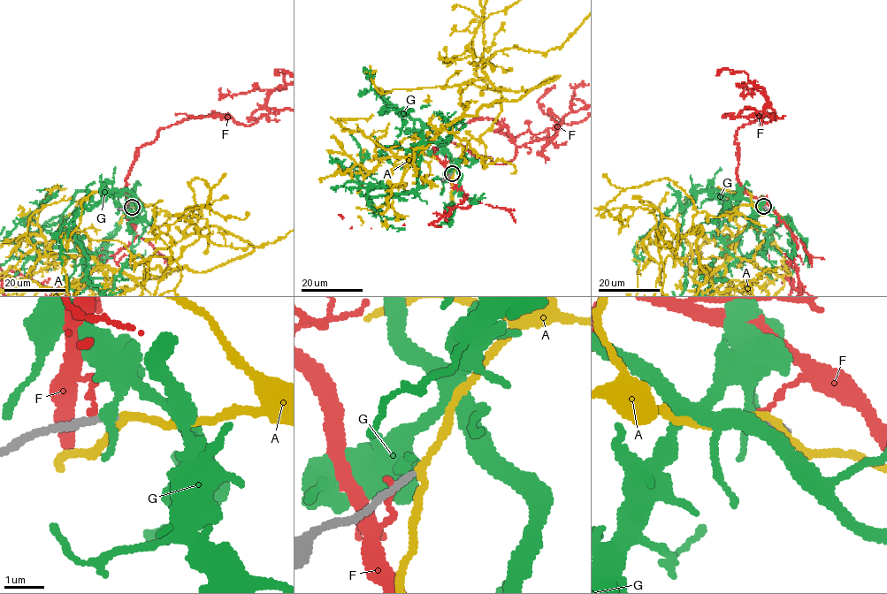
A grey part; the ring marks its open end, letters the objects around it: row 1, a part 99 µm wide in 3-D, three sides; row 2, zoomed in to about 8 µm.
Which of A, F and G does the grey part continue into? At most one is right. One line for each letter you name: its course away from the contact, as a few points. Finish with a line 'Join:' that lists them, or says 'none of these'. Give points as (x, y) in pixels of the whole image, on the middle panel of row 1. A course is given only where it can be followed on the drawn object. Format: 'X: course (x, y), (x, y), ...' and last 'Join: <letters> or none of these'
Join: A

